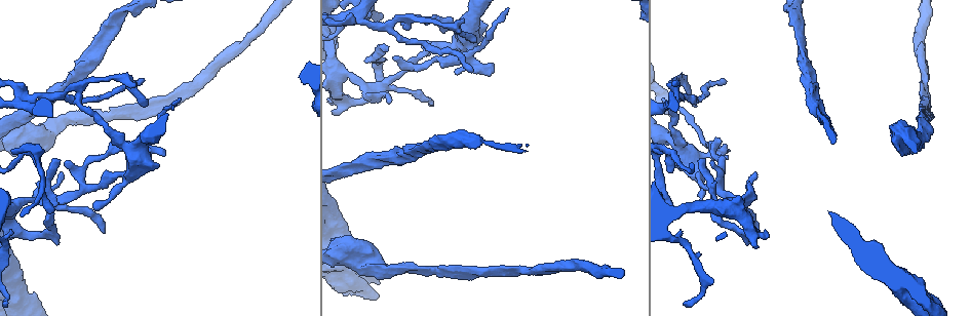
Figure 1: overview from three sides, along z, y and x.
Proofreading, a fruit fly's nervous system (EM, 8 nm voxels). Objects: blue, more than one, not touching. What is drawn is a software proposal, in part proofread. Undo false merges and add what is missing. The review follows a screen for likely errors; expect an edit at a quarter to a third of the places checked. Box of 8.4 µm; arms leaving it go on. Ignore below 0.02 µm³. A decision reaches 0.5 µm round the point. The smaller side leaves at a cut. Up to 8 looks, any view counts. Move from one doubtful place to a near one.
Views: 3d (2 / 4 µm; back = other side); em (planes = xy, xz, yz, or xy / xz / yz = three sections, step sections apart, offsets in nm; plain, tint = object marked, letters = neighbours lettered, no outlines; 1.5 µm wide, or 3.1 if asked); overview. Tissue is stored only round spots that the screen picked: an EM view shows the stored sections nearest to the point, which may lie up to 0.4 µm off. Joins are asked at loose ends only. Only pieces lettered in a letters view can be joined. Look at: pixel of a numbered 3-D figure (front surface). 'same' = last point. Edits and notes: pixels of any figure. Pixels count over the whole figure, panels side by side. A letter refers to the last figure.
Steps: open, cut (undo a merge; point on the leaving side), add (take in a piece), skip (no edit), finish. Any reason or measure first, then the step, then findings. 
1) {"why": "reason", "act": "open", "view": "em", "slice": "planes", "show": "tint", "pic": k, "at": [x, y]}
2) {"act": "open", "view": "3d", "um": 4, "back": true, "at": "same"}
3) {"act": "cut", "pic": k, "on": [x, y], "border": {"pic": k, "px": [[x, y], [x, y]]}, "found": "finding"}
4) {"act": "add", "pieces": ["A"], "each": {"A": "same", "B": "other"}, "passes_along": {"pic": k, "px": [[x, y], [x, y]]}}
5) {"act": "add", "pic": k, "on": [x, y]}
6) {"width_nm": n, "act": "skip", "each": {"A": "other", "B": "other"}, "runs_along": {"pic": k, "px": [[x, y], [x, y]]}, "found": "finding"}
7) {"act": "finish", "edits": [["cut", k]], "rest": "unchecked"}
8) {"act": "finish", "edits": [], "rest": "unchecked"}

{"why": "an open end", "act": "open", "view": "em", "slice": "planes", "show": "plain", "pic": 1, "at": [754, 173]}

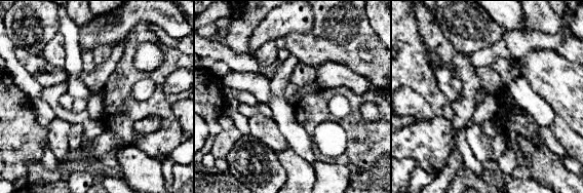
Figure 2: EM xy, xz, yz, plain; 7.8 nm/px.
{"why": "what lies round it", "act": "open", "view": "em", "slice": "planes", "show": "letters", "at": "same"}

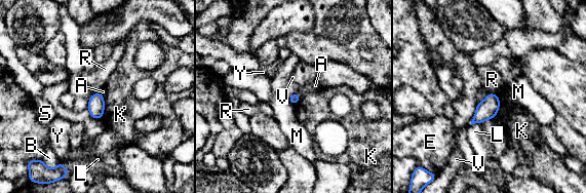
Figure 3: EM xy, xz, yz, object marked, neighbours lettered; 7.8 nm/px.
{"act": "skip", "each": {"A": "other", "B": "other", "E": "other", "K": "other", "L": "other", "M": "other", "R": "other", "S": "other", "V": "other", "Y": "other"}, "found": "no lettered piece goes on from it"}

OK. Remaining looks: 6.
{"why": "four or more arms meet", "act": "open", "view": "3d", "um": 4, "pic": 1, "at": [410, 22]}

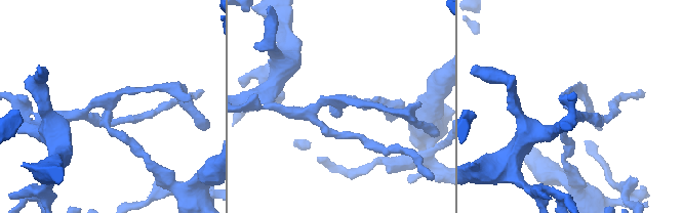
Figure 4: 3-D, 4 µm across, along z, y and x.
{"act": "open", "view": "em", "slice": "planes", "show": "letters", "pic": 4, "at": [339, 106]}

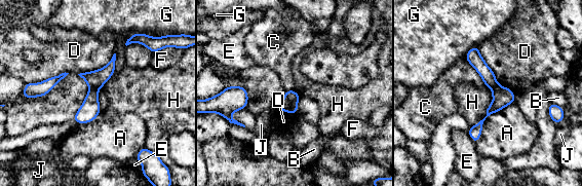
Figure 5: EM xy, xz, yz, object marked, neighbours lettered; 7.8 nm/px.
{"act": "cut", "pic": 5, "on": [88, 111], "each": {"A": "other", "B": "other", "C": "other", "D": "other", "E": "other", "F": "other", "G": "other", "H": "other", "J": "other"}, "part_leaving": {"pic": 5, "px": [[505, 89], [475, 131], [475, 139]]}, "found": "two neurons meet here"}

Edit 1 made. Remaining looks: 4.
{"act": "open", "view": "em", "slice": "planes", "show": "letters", "pic": 1, "at": [473, 70]}

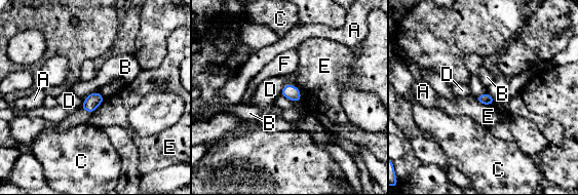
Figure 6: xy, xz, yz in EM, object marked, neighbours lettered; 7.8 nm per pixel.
{"act": "skip", "each": {"A": "other", "B": "other", "C": "other", "D": "other", "E": "other", "F": "other"}, "border": {"pic": 6, "px": [[475, 98], [483, 104], [493, 104]]}, "found": "none of them fits"}

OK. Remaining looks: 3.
{"act": "finish", "edits": [["cut", 5]], "rest": "unchecked"}

